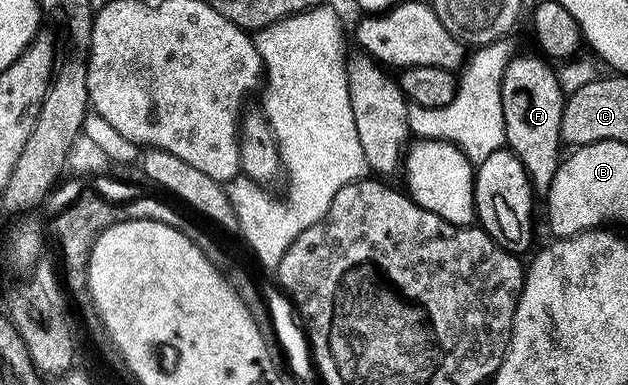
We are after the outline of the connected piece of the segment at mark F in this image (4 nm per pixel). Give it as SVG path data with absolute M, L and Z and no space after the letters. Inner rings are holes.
M521 56L510 61L505 71L504 90L515 89L515 99L511 97L506 100L506 146L528 171L534 192L547 195L563 155L561 149L563 150L567 92L565 93L556 73L544 58Z

